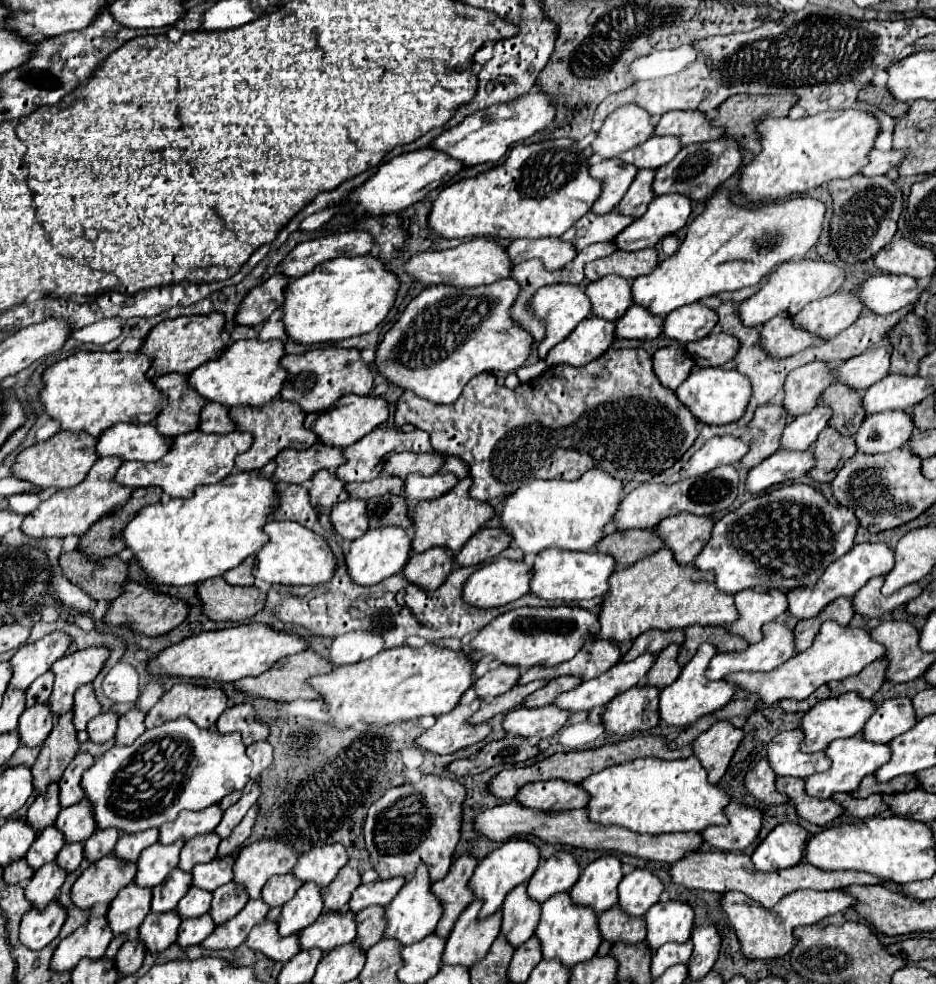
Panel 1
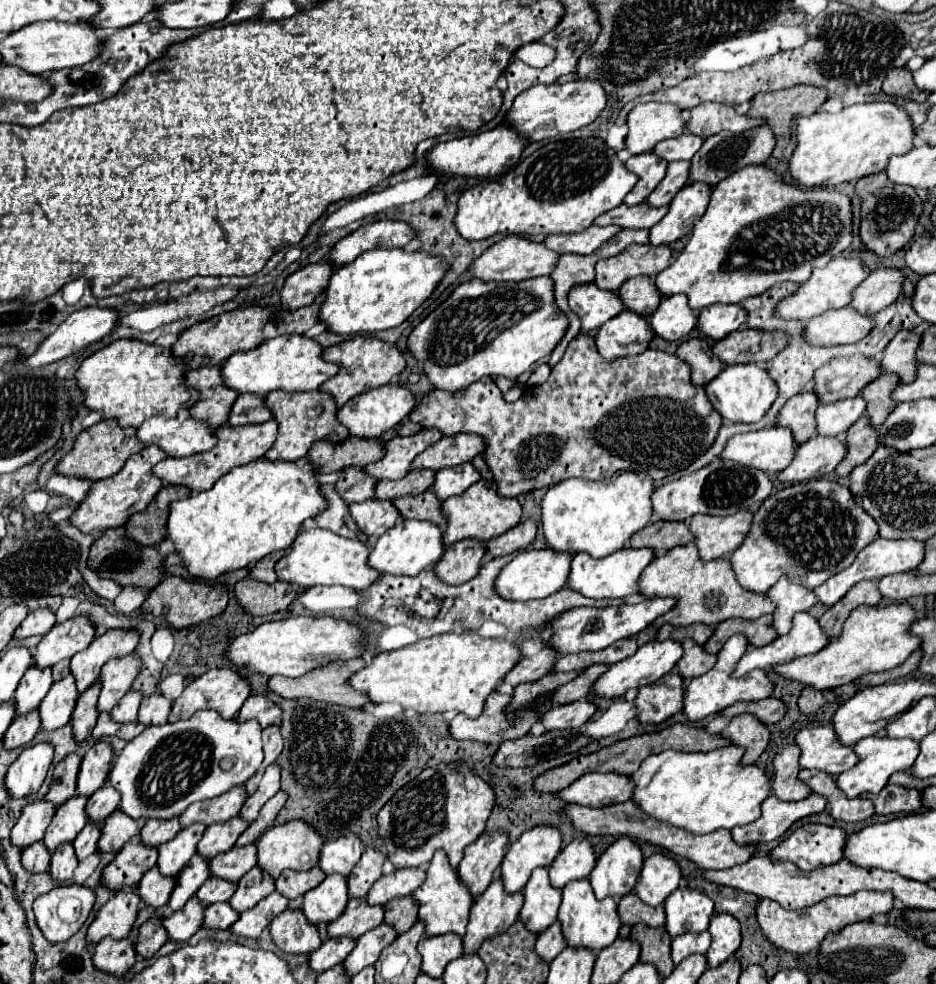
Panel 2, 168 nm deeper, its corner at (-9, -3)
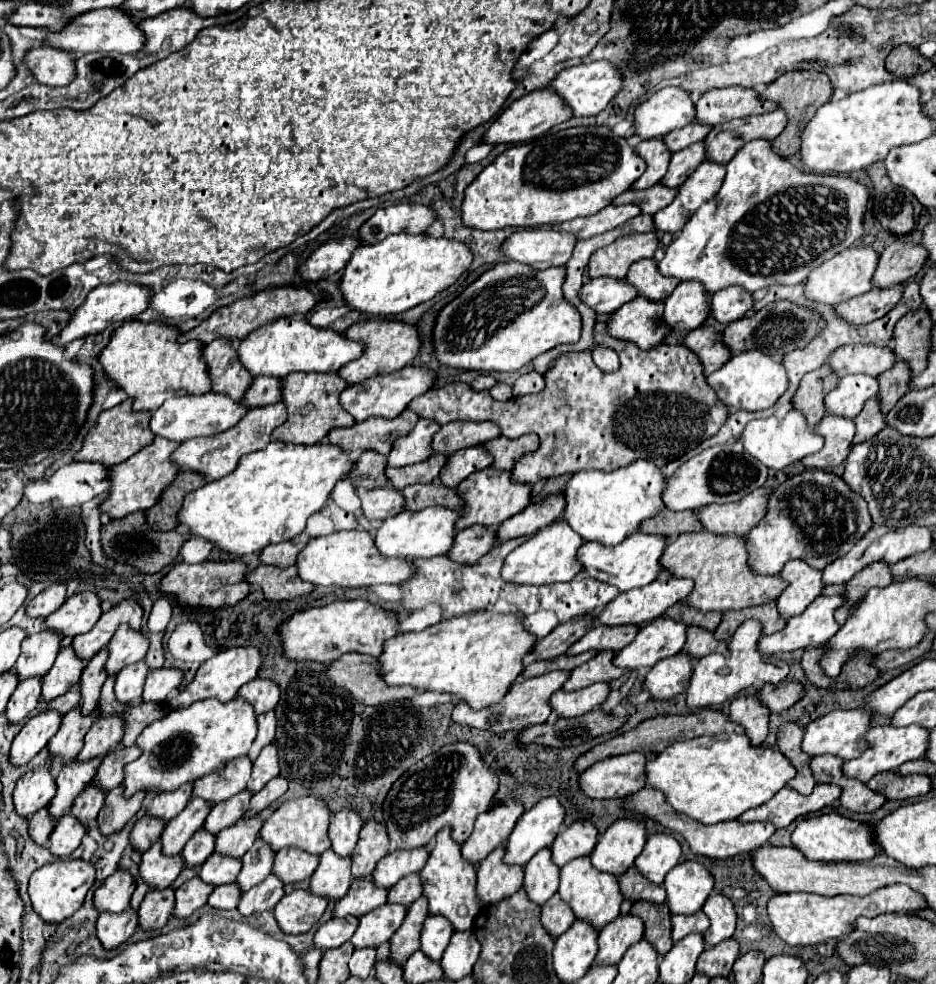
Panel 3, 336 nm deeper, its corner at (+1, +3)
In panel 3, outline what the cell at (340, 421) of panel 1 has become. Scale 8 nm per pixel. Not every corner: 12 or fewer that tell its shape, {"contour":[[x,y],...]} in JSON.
{"contour":[[406,366],[348,386],[340,404],[356,422],[394,418],[436,382]]}

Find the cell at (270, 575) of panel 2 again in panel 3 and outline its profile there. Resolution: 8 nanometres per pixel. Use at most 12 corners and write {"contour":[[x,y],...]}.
{"contour":[[308,534],[270,544],[260,560],[278,568],[294,566],[310,540]]}

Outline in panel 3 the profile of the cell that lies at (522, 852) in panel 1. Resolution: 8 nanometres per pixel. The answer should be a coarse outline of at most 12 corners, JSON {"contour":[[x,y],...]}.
{"contour":[[556,796],[526,810],[506,842],[506,864],[524,866],[564,822]]}

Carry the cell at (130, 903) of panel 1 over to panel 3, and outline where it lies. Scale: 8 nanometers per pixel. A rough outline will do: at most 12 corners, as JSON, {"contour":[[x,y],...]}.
{"contour":[[152,844],[140,862],[150,888],[168,888],[184,870],[182,856]]}

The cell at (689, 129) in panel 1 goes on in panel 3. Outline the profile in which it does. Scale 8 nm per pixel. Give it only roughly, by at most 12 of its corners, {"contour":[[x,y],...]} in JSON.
{"contour":[[742,86],[710,90],[696,102],[710,126],[766,114],[776,102]]}

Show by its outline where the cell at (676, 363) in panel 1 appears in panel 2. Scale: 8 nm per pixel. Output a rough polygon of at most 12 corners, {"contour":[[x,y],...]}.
{"contour":[[700,338],[682,342],[676,356],[690,364],[694,386],[716,378],[724,364]]}

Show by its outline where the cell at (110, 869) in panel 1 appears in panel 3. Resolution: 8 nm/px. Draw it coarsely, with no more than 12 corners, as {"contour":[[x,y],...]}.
{"contour":[[148,818],[132,828],[130,844],[138,852],[160,840],[166,822]]}

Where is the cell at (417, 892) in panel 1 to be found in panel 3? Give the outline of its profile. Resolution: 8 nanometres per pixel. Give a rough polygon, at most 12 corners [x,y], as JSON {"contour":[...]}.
{"contour":[[450,828],[420,870],[430,914],[470,930],[480,910],[476,866]]}

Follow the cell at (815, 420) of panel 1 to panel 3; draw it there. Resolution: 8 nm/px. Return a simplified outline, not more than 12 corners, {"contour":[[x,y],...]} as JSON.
{"contour":[[848,374],[826,396],[826,412],[856,418],[878,394],[874,376]]}

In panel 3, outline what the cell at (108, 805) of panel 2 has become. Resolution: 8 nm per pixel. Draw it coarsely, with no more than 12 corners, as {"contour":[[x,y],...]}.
{"contour":[[138,746],[108,754],[94,784],[112,790],[122,784],[126,762],[138,758]]}

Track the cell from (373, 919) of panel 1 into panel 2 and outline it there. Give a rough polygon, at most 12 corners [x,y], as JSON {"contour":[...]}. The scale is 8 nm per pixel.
{"contour":[[410,896],[384,904],[384,922],[404,934],[416,922]]}

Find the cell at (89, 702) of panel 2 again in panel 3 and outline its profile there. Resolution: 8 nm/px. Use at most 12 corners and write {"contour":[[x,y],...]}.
{"contour":[[106,648],[84,668],[82,700],[84,714],[98,706],[100,688],[106,680]]}

